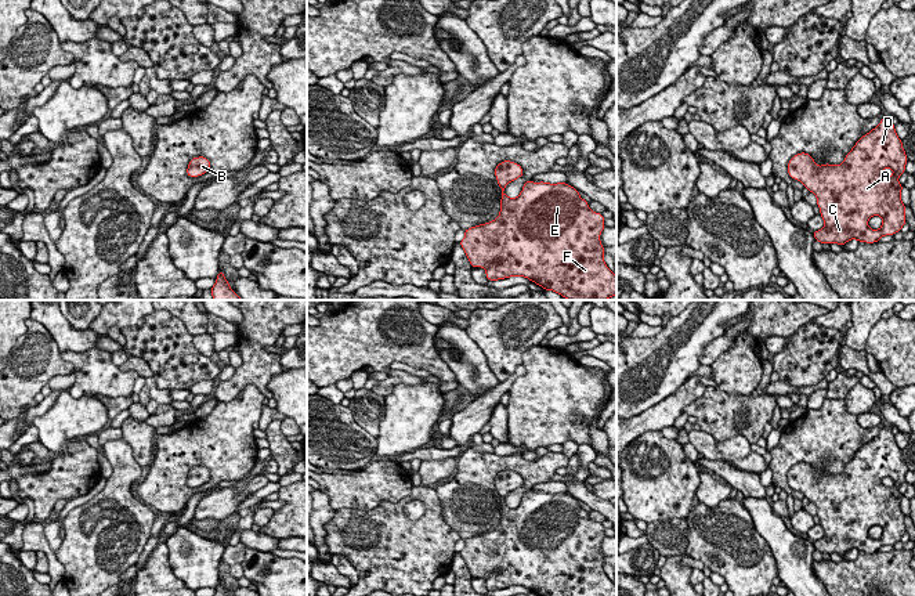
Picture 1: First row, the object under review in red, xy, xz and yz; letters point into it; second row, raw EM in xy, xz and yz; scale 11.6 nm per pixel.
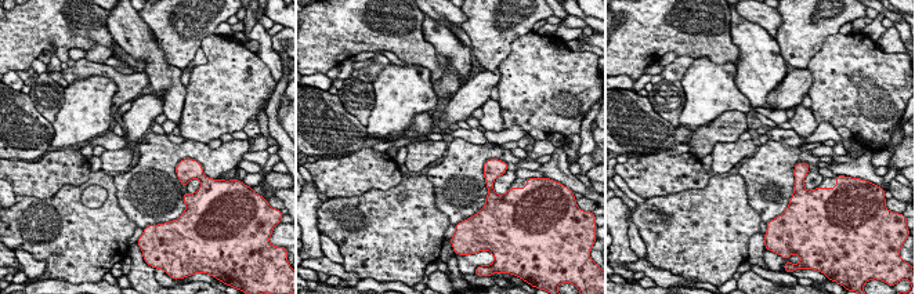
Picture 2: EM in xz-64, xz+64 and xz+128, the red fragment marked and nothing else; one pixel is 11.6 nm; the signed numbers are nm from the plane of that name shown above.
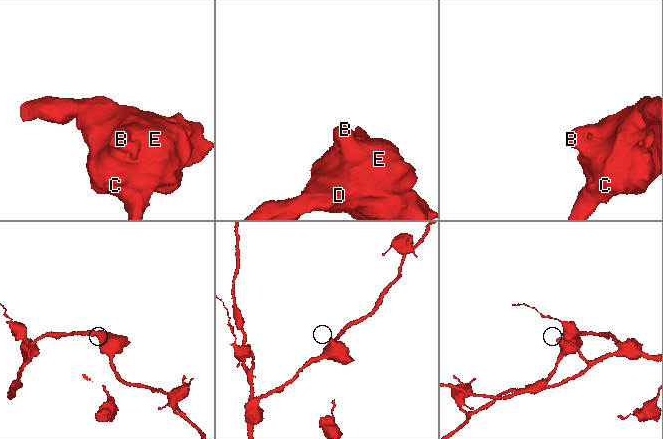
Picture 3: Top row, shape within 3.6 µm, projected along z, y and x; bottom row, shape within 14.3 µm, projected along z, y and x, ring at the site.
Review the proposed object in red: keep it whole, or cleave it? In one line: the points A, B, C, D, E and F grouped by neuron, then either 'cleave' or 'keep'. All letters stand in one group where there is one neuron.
groups A B C D E F; keep

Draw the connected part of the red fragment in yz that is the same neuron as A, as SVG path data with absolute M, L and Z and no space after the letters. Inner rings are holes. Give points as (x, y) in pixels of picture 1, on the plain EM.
M892 426L864 444L840 474L818 476L806 462L792 466L788 484L817 506L825 534L813 542L814 549L840 556L851 549L875 553L901 541L907 528L898 487L907 472ZM874 525L882 527L879 539L868 537Z

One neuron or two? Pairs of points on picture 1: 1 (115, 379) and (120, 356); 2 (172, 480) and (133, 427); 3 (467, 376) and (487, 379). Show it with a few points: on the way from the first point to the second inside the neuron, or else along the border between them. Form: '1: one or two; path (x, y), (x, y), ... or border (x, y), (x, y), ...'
1: two; border (111, 354), (111, 360), (118, 367)
2: two; border (158, 434), (154, 439)
3: one; path (472, 380), (483, 380)

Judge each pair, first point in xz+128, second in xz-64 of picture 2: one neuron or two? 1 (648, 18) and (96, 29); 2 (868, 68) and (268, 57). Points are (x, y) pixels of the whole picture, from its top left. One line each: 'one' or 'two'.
1: one
2: two

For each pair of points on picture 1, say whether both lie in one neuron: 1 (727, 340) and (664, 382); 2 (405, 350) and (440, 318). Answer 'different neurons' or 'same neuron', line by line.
1: different neurons
2: different neurons

